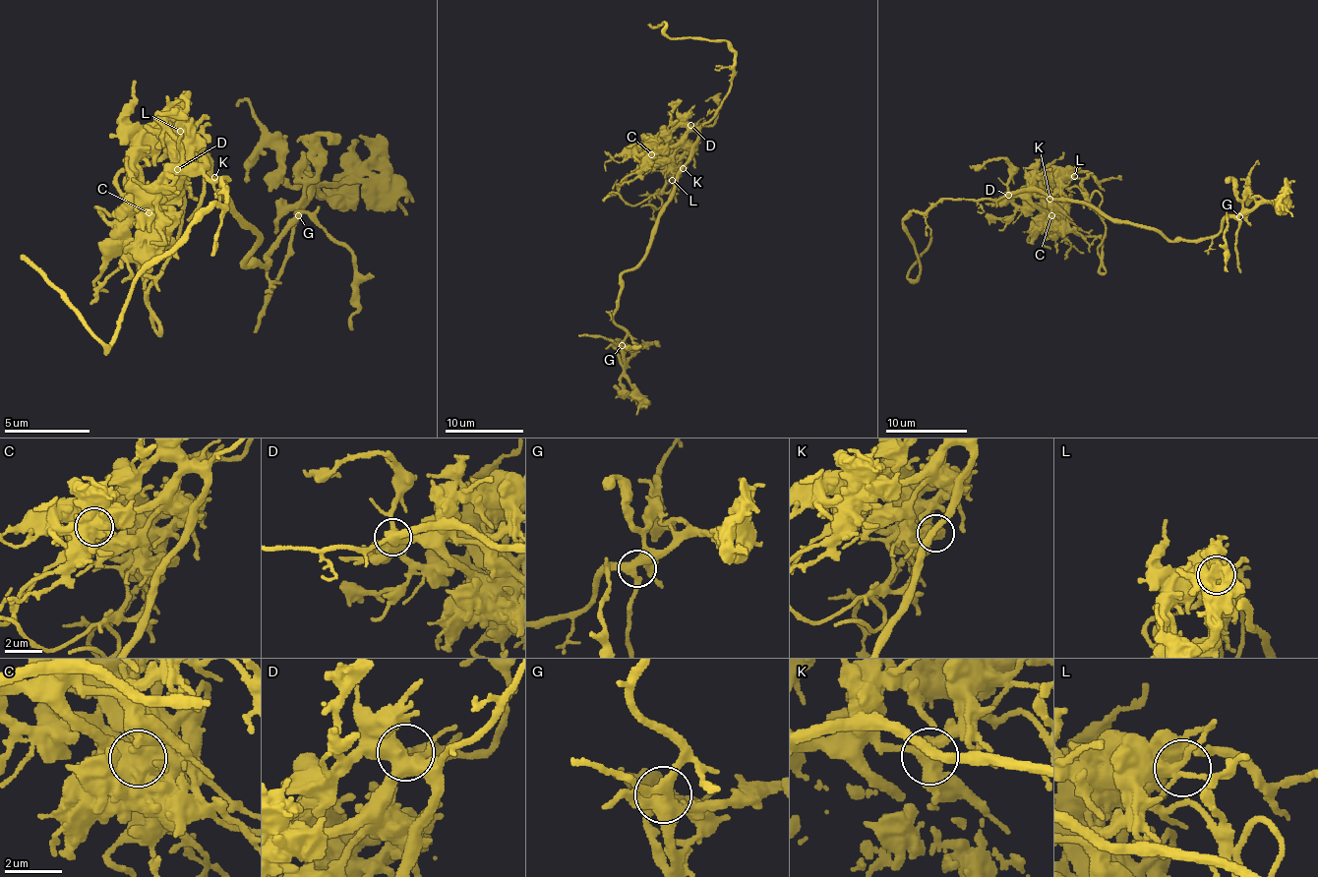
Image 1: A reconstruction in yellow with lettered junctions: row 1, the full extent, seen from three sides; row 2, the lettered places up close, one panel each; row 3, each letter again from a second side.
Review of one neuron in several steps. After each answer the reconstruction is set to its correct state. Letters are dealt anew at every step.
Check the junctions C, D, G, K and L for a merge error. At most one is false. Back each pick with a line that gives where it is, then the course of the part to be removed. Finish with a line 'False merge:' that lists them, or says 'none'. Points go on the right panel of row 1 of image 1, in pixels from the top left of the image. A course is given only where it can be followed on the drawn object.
False merge: none

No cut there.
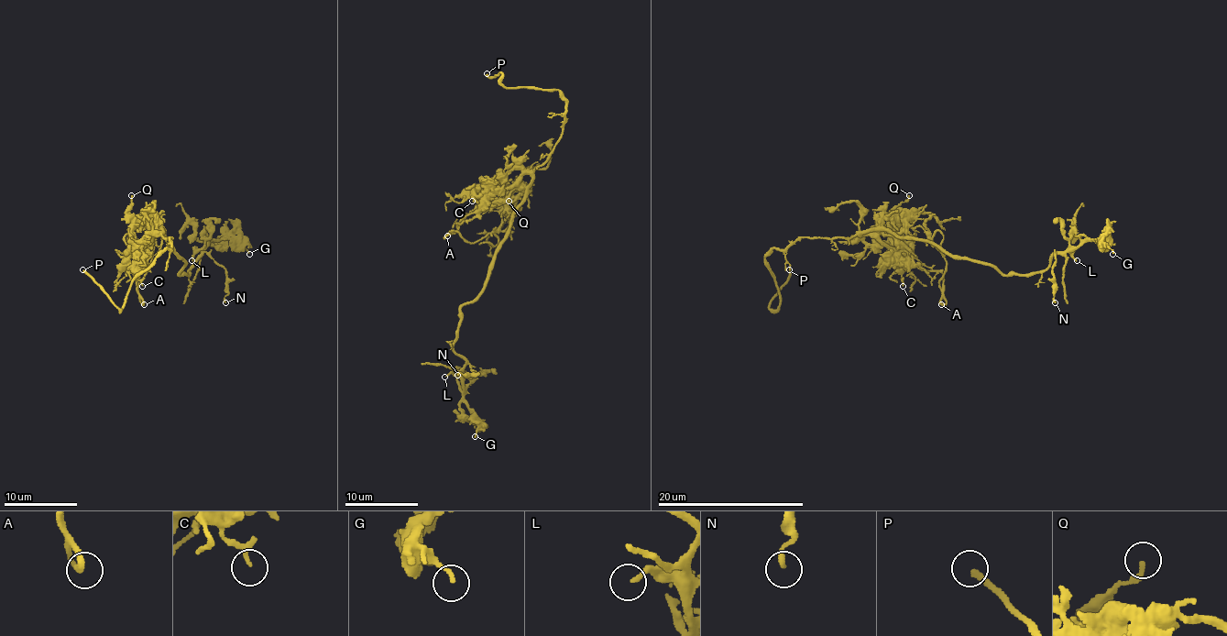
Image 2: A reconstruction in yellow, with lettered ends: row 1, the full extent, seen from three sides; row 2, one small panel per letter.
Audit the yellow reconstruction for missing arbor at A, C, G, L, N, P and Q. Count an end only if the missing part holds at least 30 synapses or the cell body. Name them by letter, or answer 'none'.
P

